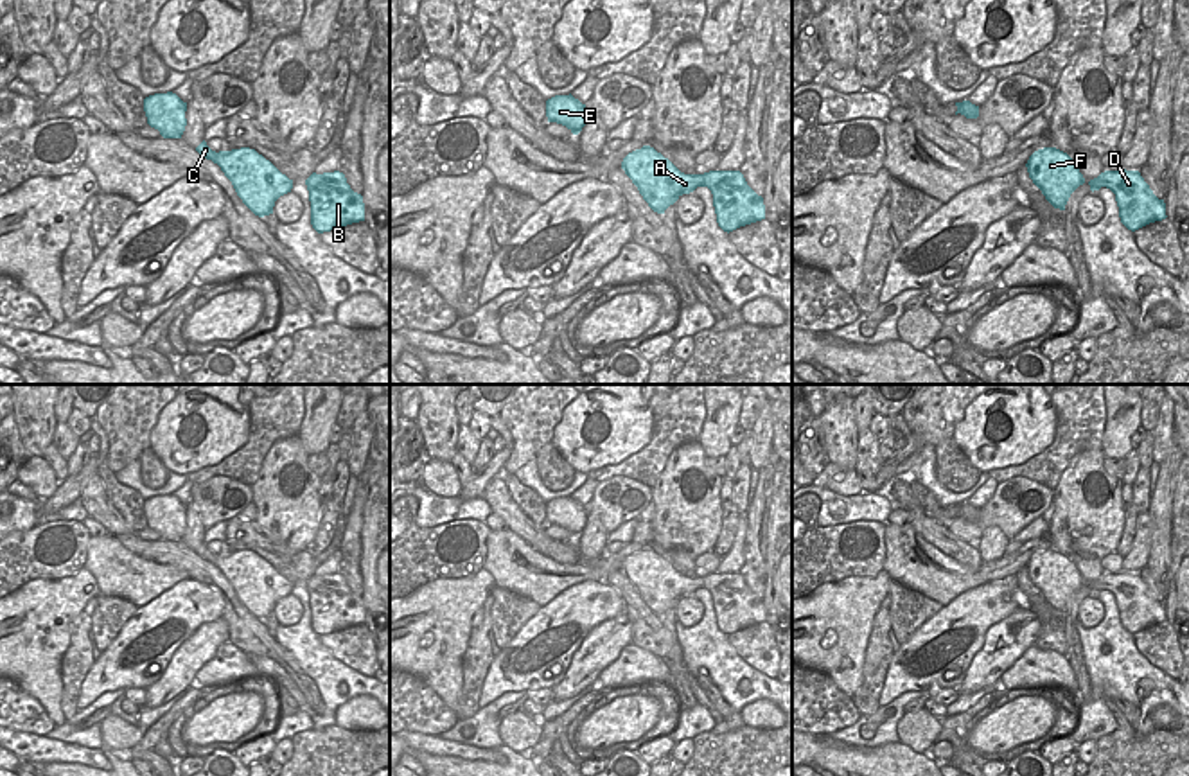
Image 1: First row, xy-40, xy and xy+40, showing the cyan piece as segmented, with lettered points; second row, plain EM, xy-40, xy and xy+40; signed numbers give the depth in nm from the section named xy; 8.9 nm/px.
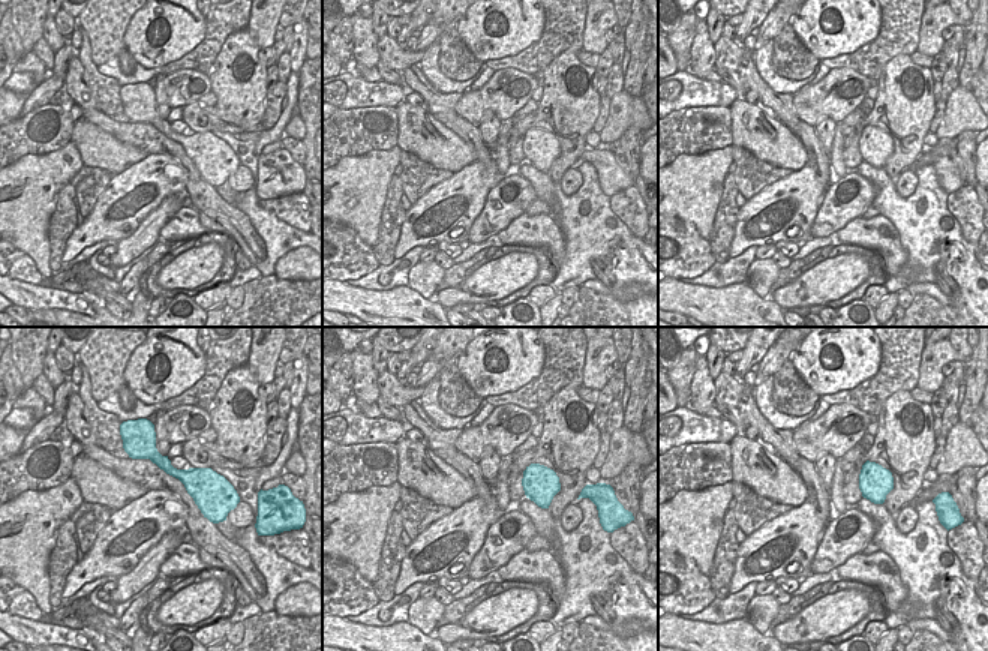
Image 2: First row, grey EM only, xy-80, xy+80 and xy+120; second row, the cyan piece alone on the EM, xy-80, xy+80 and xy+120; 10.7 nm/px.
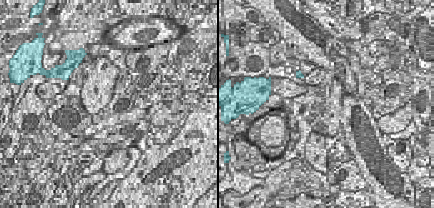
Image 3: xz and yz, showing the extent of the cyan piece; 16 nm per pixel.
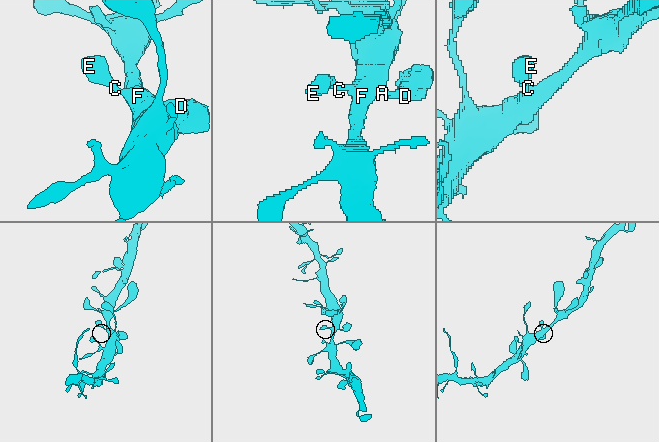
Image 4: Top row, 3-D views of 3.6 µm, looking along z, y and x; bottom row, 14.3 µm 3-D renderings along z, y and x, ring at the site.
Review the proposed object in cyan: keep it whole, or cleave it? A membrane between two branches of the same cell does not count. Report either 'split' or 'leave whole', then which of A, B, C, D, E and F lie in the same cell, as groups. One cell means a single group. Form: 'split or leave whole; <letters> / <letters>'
leave whole; A B C D E F

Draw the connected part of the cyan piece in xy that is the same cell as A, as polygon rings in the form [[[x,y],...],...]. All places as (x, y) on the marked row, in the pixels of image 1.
[[[650,146],[629,153],[621,169],[657,214],[665,214],[683,194],[708,187],[713,194],[717,223],[724,232],[765,219],[763,198],[747,185],[740,171],[684,174]]]

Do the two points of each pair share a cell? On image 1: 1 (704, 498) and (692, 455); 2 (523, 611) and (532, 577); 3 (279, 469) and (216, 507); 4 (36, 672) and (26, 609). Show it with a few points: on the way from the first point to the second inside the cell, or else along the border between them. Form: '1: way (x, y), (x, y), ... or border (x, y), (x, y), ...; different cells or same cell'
1: way (713, 485), (715, 478), (706, 476), (697, 467); same cell
2: border (496, 584), (541, 606); different cells
3: border (250, 487), (252, 502); different cells
4: way (31, 656), (27, 649), (27, 626); same cell

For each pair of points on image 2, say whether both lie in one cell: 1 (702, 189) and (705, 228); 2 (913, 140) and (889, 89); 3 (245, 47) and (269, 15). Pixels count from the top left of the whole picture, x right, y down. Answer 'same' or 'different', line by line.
1: same
2: same
3: different

